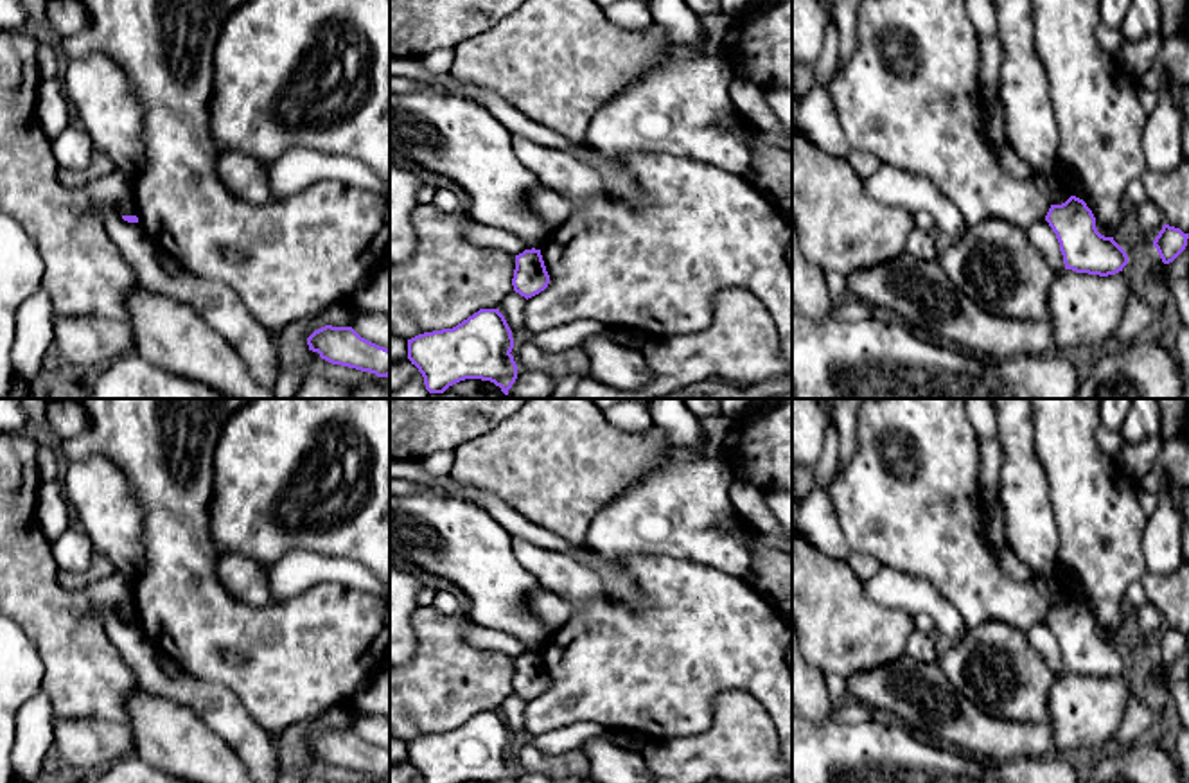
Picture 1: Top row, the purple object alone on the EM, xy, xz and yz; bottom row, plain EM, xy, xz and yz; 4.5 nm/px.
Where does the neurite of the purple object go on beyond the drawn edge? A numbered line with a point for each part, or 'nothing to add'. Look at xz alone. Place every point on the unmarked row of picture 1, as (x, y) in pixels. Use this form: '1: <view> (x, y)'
nothing to add

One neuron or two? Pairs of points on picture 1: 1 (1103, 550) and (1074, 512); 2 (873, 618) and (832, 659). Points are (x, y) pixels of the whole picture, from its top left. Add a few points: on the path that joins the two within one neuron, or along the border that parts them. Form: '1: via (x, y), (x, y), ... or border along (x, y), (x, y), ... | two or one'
1: via (1100, 541), (1083, 521) | one
2: via (863, 629), (839, 649) | one

